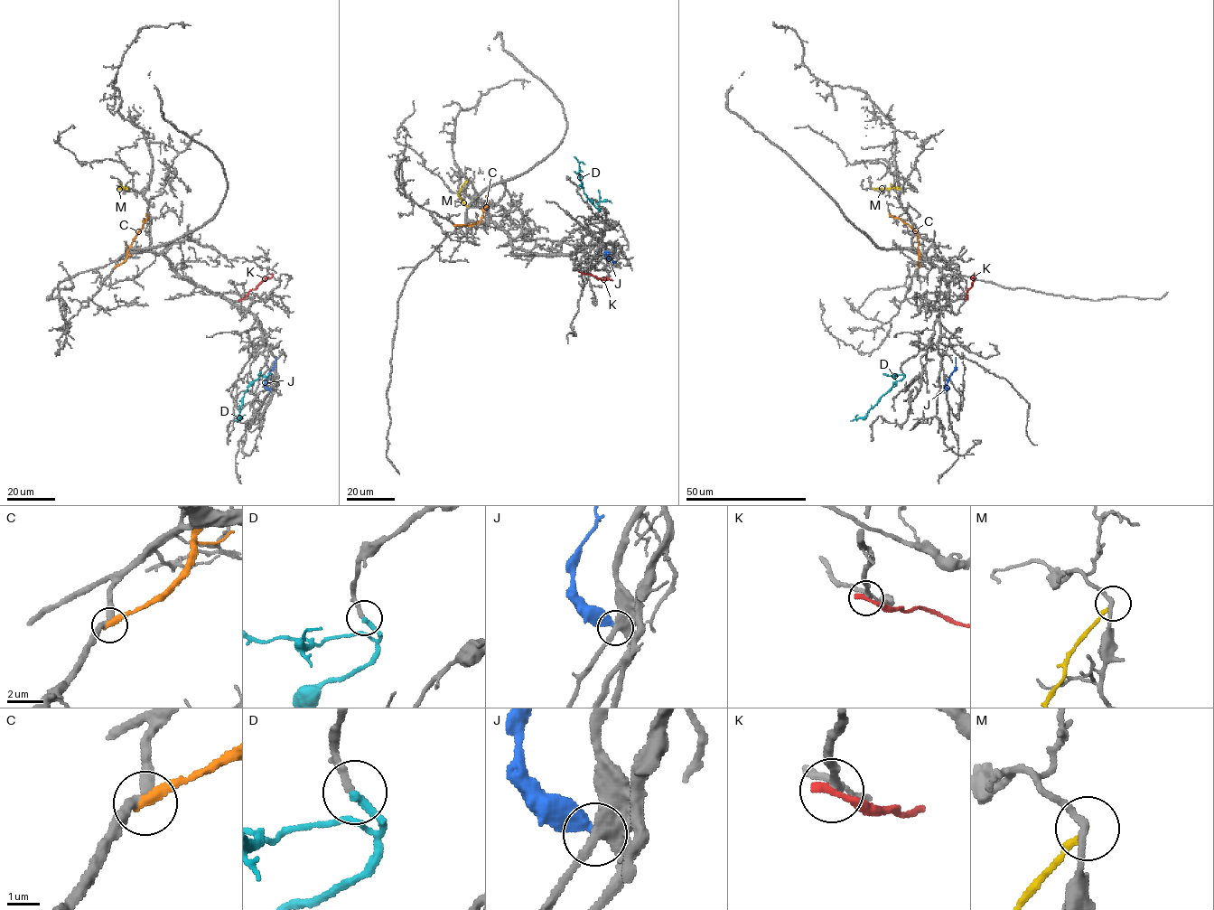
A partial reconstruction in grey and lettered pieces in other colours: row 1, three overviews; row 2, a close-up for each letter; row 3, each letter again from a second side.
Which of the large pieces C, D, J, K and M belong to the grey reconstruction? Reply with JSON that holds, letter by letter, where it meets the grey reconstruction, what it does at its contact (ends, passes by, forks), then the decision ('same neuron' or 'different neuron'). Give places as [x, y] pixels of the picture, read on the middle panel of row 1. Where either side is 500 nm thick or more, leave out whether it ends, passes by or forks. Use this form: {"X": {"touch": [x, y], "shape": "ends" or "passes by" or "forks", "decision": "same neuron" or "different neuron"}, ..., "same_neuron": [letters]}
{"C": {"touch": [455, 225], "shape": "ends", "decision": "different neuron"}, "D": {"touch": [600, 209], "shape": "ends", "decision": "same neuron"}, "J": {"touch": [610, 253], "shape": "ends", "decision": "different neuron"}, "K": {"touch": [580, 272], "shape": "ends", "decision": "different neuron"}, "M": {"touch": [467, 180], "shape": "ends", "decision": "different neuron"}, "same_neuron": ["D"]}

